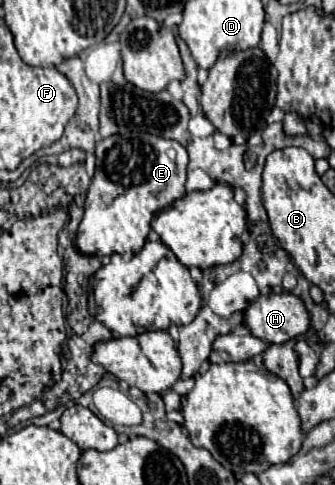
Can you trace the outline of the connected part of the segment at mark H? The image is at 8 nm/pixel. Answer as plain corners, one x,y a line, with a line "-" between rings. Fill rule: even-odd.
261,293
259,301
251,301
251,305
243,309
243,325
251,335
265,343
285,343
309,329
309,313
301,299
293,293

